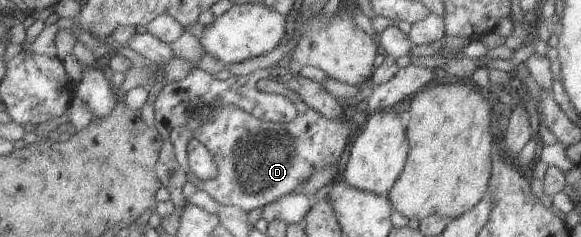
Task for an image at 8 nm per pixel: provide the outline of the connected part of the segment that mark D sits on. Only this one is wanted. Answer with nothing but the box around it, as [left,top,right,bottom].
[171,79,353,212]

